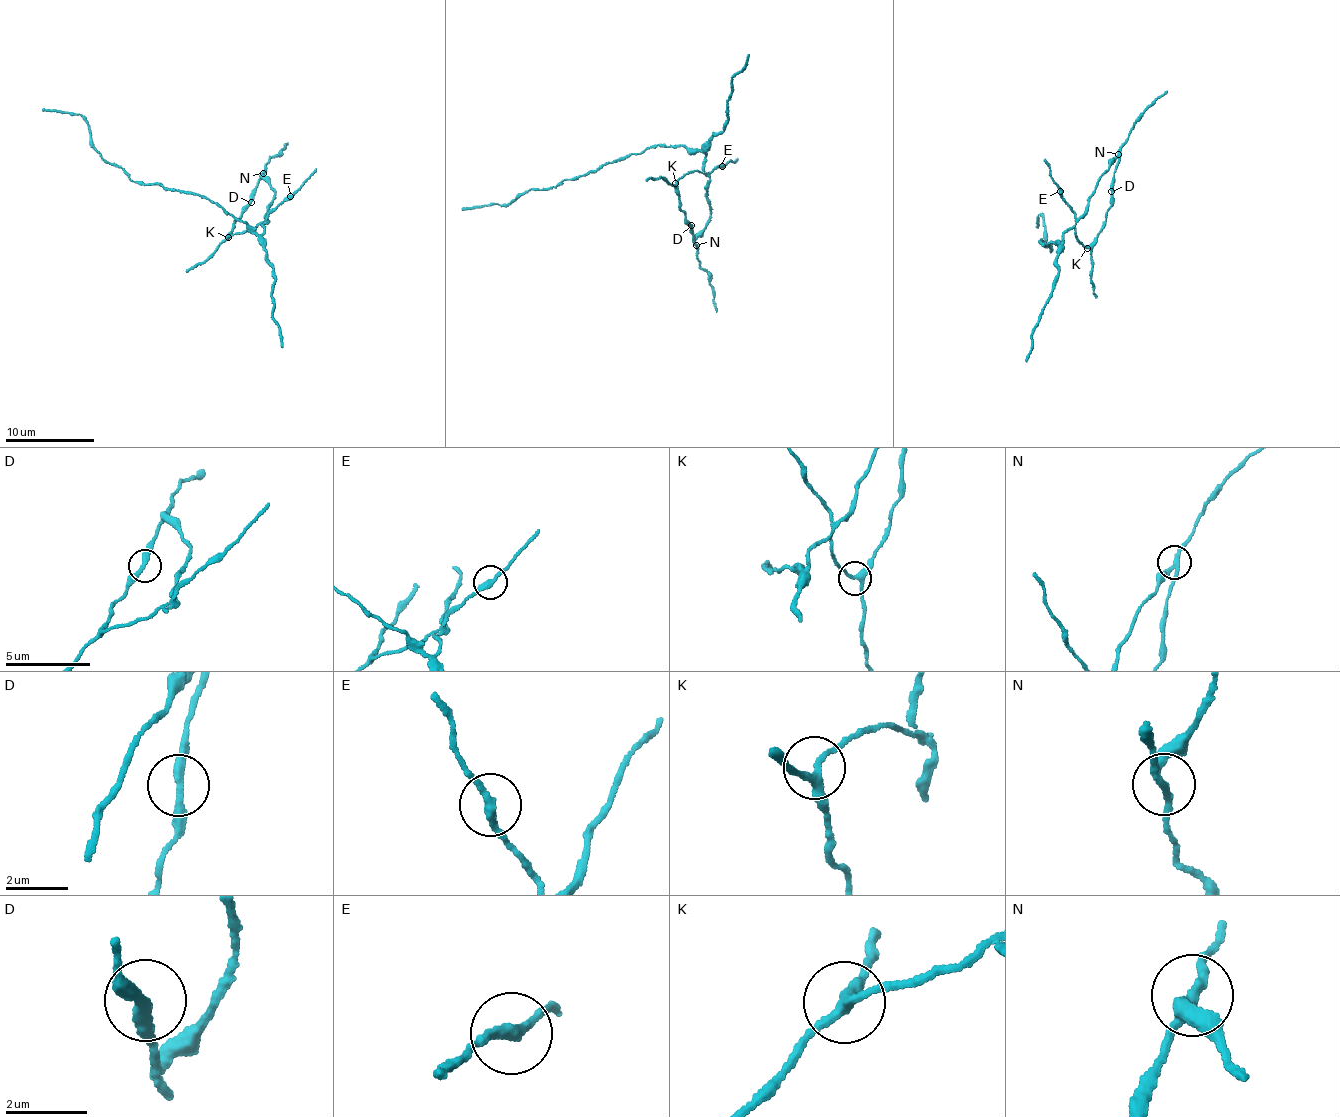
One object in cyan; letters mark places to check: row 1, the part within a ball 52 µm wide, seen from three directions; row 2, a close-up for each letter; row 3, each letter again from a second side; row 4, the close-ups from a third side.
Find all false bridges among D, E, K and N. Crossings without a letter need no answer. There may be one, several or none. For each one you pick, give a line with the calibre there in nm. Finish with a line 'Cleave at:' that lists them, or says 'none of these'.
N: 240 nm
Cleave at: N

